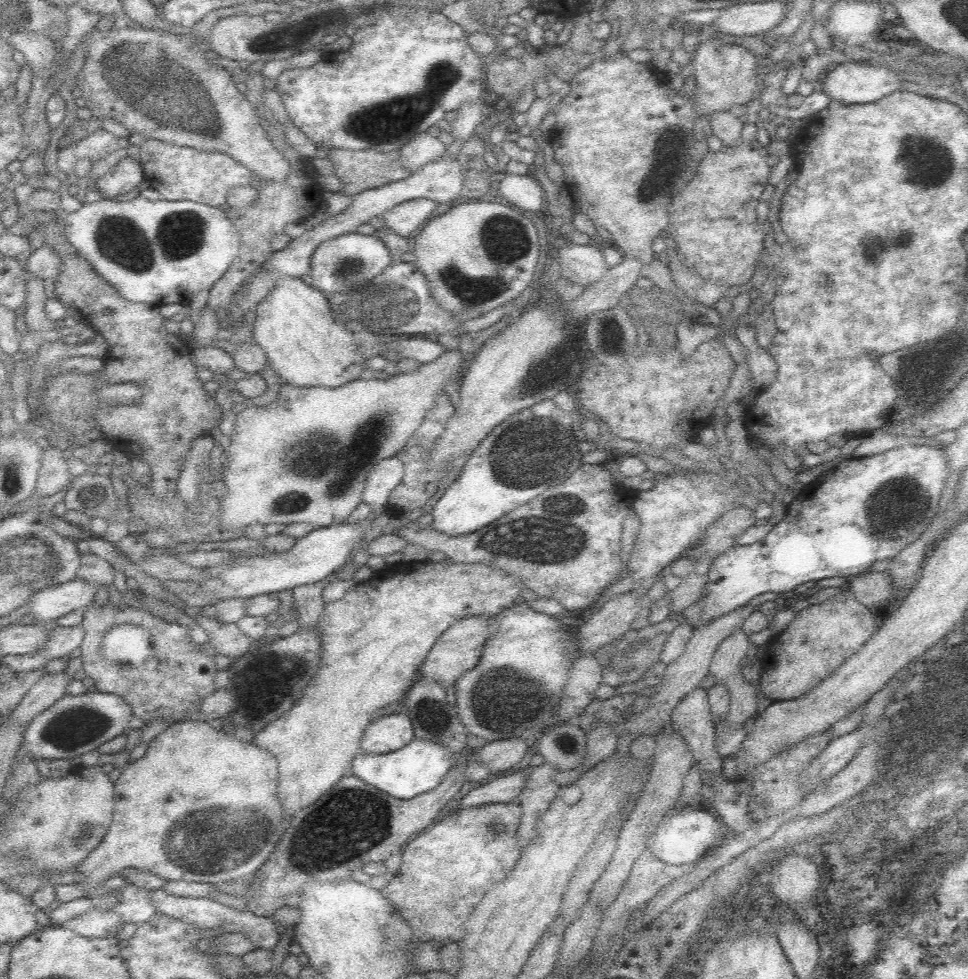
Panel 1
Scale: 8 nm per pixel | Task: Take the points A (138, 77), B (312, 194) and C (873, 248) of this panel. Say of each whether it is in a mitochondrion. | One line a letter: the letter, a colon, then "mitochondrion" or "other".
A: mitochondrion
B: other
C: mitochondrion

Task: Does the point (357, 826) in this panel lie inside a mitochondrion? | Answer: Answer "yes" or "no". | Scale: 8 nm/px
yes

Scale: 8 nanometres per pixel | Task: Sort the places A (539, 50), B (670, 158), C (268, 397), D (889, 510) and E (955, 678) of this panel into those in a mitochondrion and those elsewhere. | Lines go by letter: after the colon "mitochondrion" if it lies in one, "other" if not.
A: other
B: other
C: other
D: mitochondrion
E: mitochondrion

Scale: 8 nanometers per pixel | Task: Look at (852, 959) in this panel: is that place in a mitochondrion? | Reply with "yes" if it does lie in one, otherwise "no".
yes

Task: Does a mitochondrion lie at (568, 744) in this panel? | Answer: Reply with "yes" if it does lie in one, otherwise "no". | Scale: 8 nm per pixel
no

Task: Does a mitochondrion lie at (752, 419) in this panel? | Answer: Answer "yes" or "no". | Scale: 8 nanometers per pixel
no

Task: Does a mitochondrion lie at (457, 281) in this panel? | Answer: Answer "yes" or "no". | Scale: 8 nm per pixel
yes

